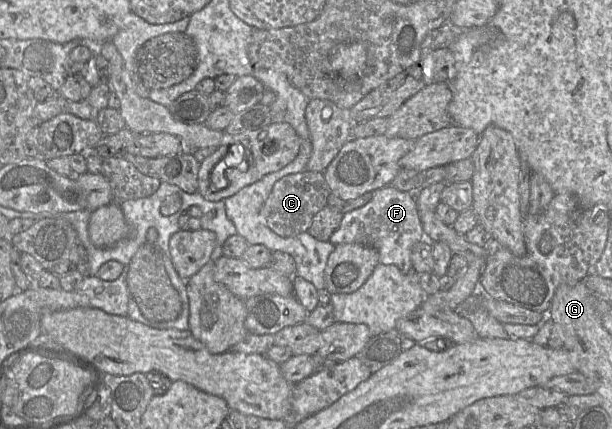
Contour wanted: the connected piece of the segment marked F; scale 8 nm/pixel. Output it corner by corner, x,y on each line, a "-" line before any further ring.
387,185
374,191
372,199
364,206
343,214
339,228
329,242
339,244
358,243
374,247
379,252
379,263
396,265
404,274
413,270
412,248
425,239
414,194

